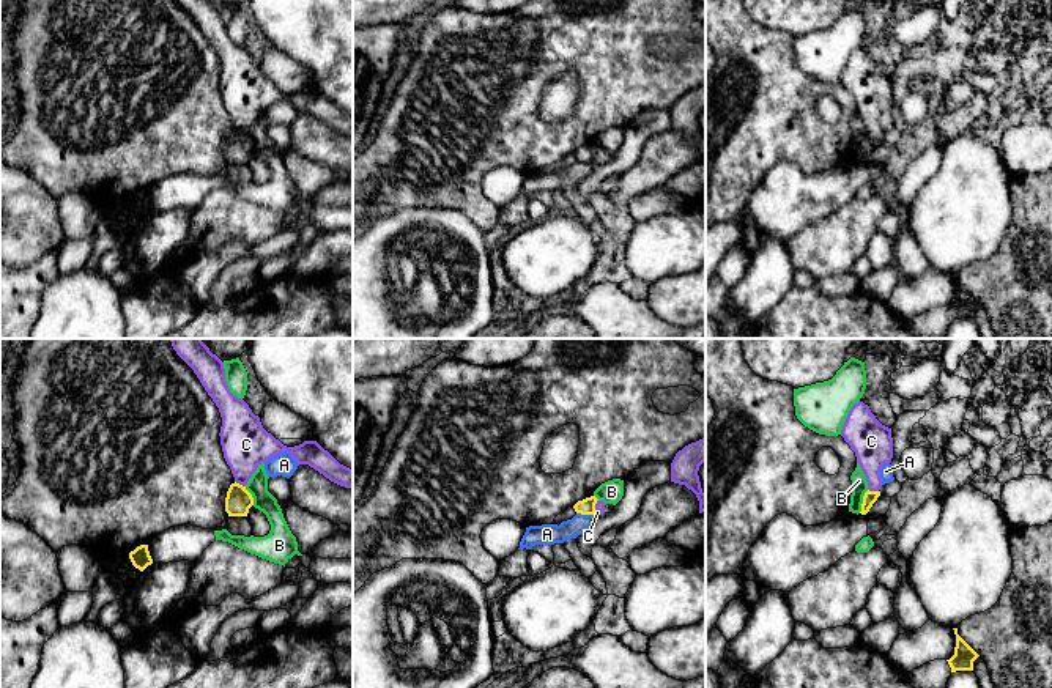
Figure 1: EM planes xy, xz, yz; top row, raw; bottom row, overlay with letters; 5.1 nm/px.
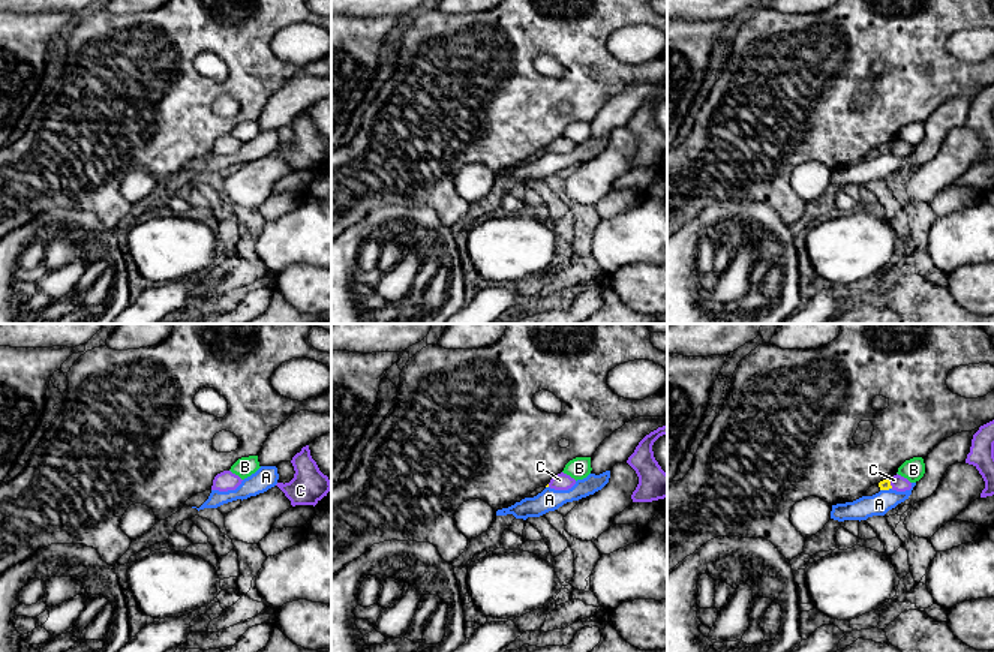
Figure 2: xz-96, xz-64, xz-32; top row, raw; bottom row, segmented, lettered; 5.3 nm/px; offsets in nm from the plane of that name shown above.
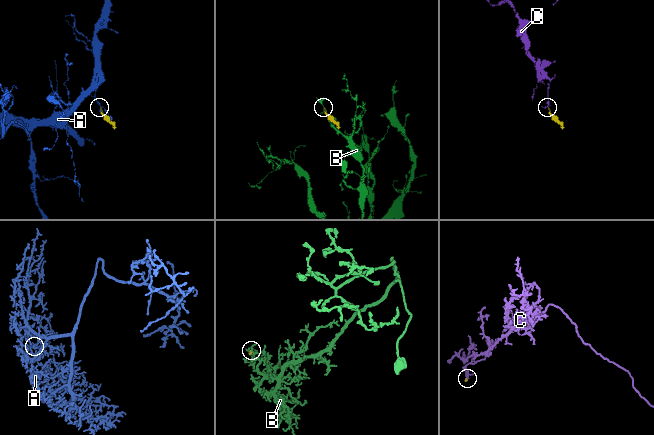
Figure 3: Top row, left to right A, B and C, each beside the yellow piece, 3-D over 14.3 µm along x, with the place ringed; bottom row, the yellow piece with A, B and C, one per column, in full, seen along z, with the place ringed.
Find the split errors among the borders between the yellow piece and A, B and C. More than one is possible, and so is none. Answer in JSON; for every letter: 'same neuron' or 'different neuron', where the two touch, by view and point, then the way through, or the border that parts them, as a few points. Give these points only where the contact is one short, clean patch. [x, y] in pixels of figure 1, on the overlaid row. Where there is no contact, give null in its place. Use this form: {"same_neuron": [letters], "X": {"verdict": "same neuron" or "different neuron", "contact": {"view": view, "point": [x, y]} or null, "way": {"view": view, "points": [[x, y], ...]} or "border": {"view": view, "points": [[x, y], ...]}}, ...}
{"same_neuron": [], "A": {"verdict": "different neuron", "contact": {"view": "xz", "point": [586, 514]}, "border": {"view": "xz", "points": [[577, 512], [594, 515]]}}, "B": {"verdict": "different neuron", "contact": {"view": "yz", "point": [863, 501]}, "border": {"view": "yz", "points": [[868, 490], [859, 512]]}}, "C": {"verdict": "different neuron", "contact": {"view": "xy", "point": [238, 484]}, "border": {"view": "xy", "points": [[235, 480], [244, 487]]}}}

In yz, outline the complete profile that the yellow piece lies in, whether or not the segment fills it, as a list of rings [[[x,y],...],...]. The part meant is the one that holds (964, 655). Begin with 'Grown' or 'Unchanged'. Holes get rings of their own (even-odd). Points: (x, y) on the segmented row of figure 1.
Grown. [[[953,628],[956,634],[954,655],[950,660],[929,661],[909,674],[913,688],[946,688],[950,675],[956,671],[973,671],[973,661],[980,657]]]

